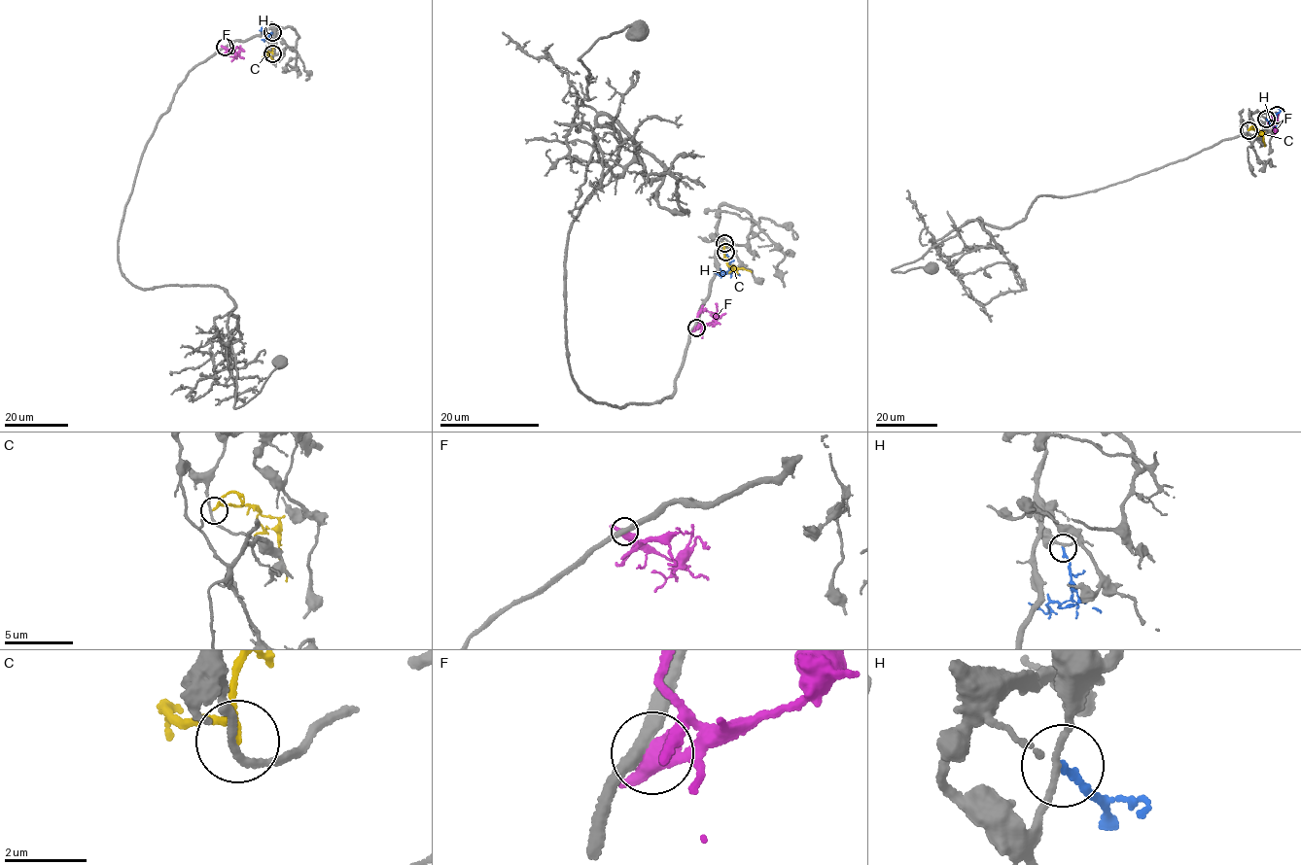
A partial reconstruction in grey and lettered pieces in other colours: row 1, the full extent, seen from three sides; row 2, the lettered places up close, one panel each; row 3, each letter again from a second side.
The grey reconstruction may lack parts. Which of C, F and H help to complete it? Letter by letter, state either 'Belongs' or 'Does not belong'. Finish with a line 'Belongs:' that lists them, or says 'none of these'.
C: Does not belong
F: Does not belong
H: Does not belong
Belongs: none of these

